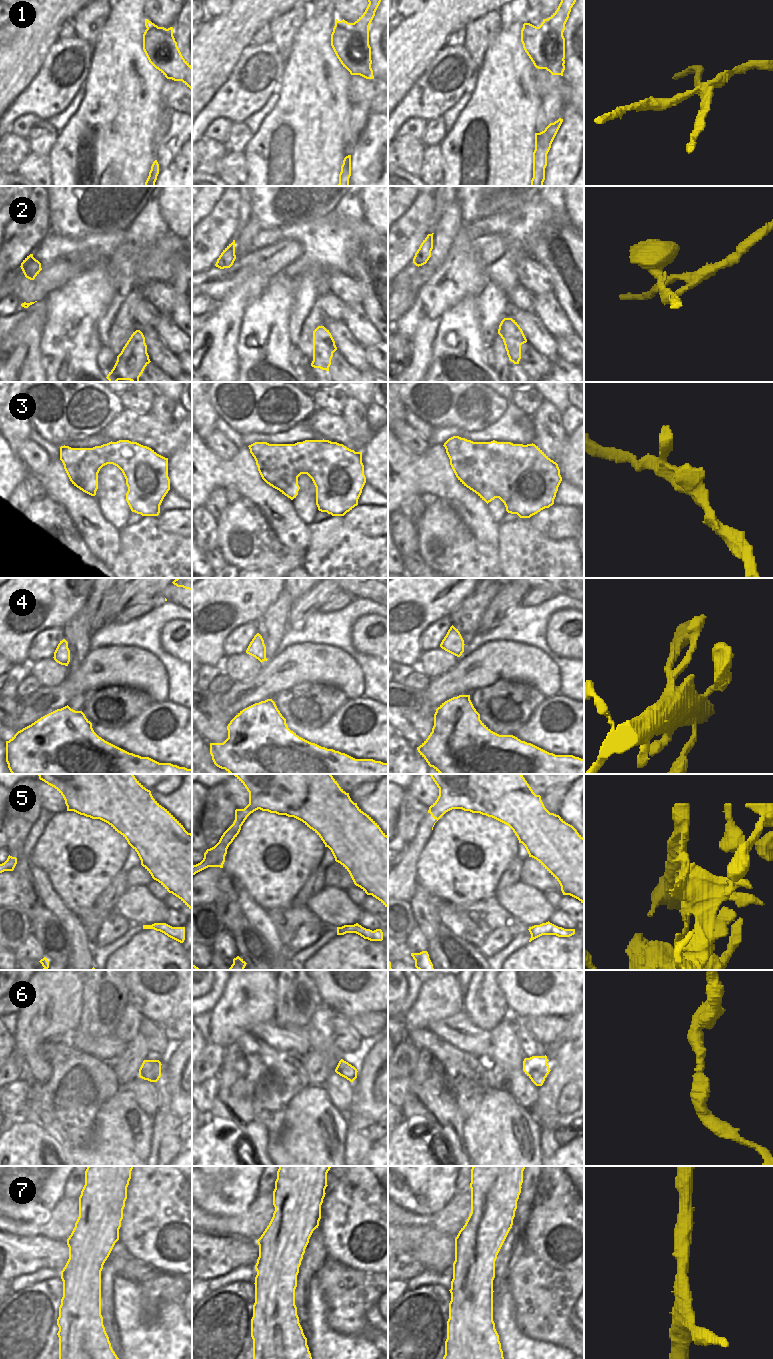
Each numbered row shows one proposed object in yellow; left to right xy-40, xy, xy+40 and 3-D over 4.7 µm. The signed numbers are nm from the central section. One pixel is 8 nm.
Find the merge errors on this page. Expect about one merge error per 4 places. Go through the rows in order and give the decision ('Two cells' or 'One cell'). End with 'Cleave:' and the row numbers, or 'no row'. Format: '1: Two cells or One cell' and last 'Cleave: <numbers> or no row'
1: Two cells
2: Two cells
3: One cell
4: One cell
5: Two cells
6: One cell
7: One cell
Cleave: 1, 2, 5.

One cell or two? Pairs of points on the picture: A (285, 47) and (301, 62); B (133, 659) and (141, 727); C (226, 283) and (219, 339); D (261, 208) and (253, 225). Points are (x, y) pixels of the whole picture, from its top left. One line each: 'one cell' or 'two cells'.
A: two cells
B: two cells
C: two cells
D: two cells

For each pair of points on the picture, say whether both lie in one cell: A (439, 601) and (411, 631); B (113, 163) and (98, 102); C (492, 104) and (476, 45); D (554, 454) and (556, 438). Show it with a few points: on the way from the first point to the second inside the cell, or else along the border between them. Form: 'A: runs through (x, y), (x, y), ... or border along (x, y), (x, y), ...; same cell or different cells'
A: runs through (432, 608), (416, 624); same cell
B: runs through (111, 148), (111, 117); same cell
C: border along (492, 43), (483, 58), (483, 63), (477, 71); different cells
D: runs through (554, 450), (554, 442); same cell

